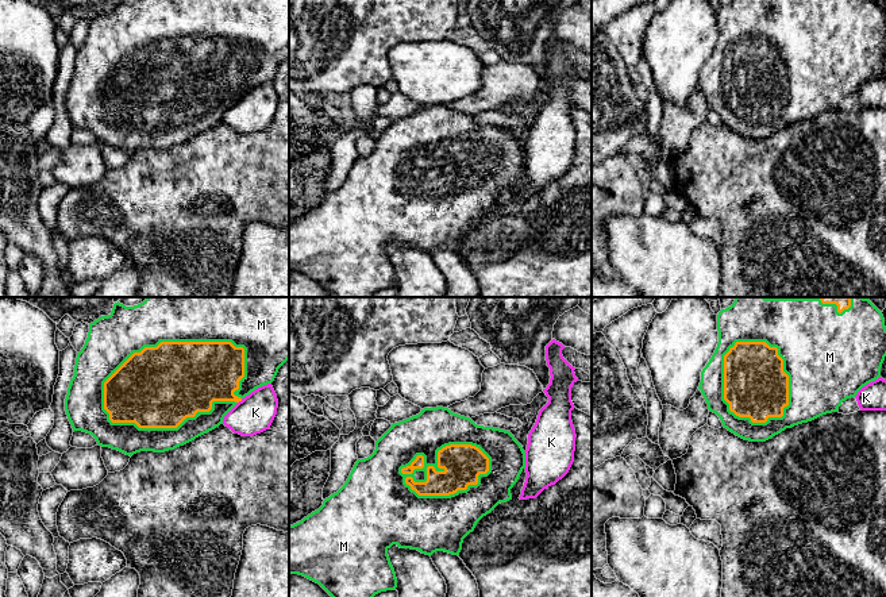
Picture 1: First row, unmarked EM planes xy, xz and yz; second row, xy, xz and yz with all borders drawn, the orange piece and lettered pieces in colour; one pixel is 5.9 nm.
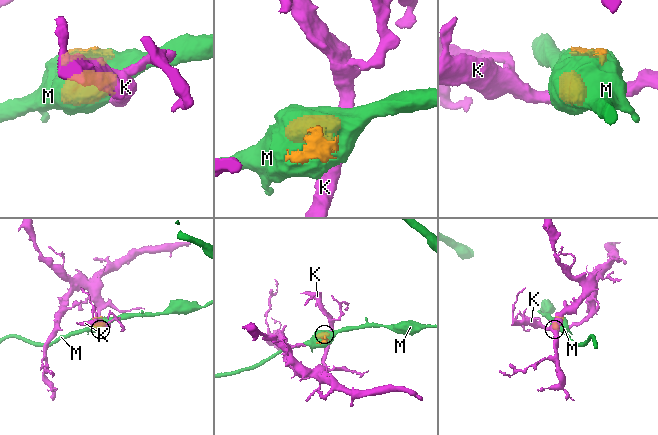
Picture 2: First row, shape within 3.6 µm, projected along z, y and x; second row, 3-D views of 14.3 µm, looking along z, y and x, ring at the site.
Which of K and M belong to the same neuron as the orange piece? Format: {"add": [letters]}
{"add": ["M"]}

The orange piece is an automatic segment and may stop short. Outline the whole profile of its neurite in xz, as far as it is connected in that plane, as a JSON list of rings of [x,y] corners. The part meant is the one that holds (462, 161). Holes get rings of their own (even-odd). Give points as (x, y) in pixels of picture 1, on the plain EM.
[[[424,105],[419,112],[392,122],[375,139],[374,150],[355,159],[347,178],[336,190],[325,196],[317,208],[312,209],[301,219],[289,223],[289,271],[298,271],[319,281],[332,297],[371,297],[381,289],[394,288],[397,285],[397,276],[388,253],[388,247],[393,242],[400,246],[417,247],[429,254],[436,249],[459,253],[463,236],[474,228],[477,220],[500,200],[512,197],[511,186],[517,180],[524,165],[525,150],[509,128],[477,123],[470,115],[454,111],[448,105]]]

